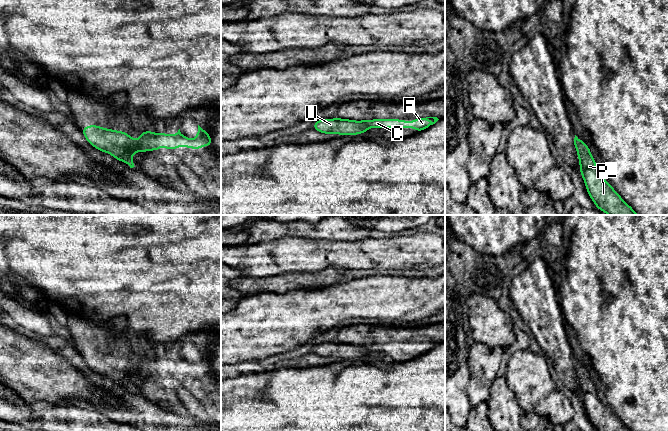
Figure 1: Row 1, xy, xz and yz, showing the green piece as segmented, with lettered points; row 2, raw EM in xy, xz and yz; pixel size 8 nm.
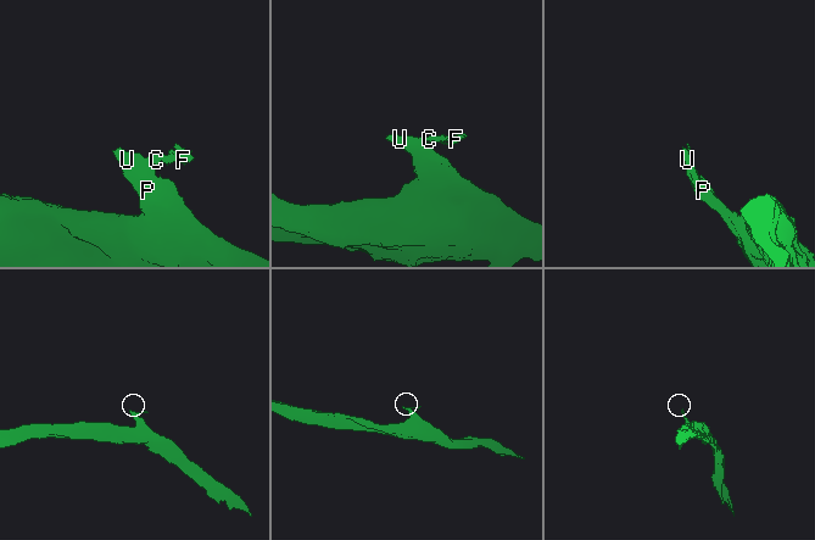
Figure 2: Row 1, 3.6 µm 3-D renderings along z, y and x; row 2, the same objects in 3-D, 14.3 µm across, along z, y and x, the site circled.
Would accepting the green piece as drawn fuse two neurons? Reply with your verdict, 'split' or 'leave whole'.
split

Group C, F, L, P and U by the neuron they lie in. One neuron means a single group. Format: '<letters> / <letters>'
C F / L P U

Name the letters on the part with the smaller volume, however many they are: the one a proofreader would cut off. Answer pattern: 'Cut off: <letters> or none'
Cut off: C, F

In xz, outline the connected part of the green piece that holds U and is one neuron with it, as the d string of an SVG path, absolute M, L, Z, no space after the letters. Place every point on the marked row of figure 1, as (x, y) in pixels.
M339 118L318 120L313 125L313 129L321 133L336 133L340 135L362 134L366 132L368 128L368 125L364 121Z

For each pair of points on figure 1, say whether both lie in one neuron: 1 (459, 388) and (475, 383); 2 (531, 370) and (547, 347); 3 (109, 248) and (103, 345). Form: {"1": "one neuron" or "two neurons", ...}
{"1": "two neurons", "2": "two neurons", "3": "two neurons"}

